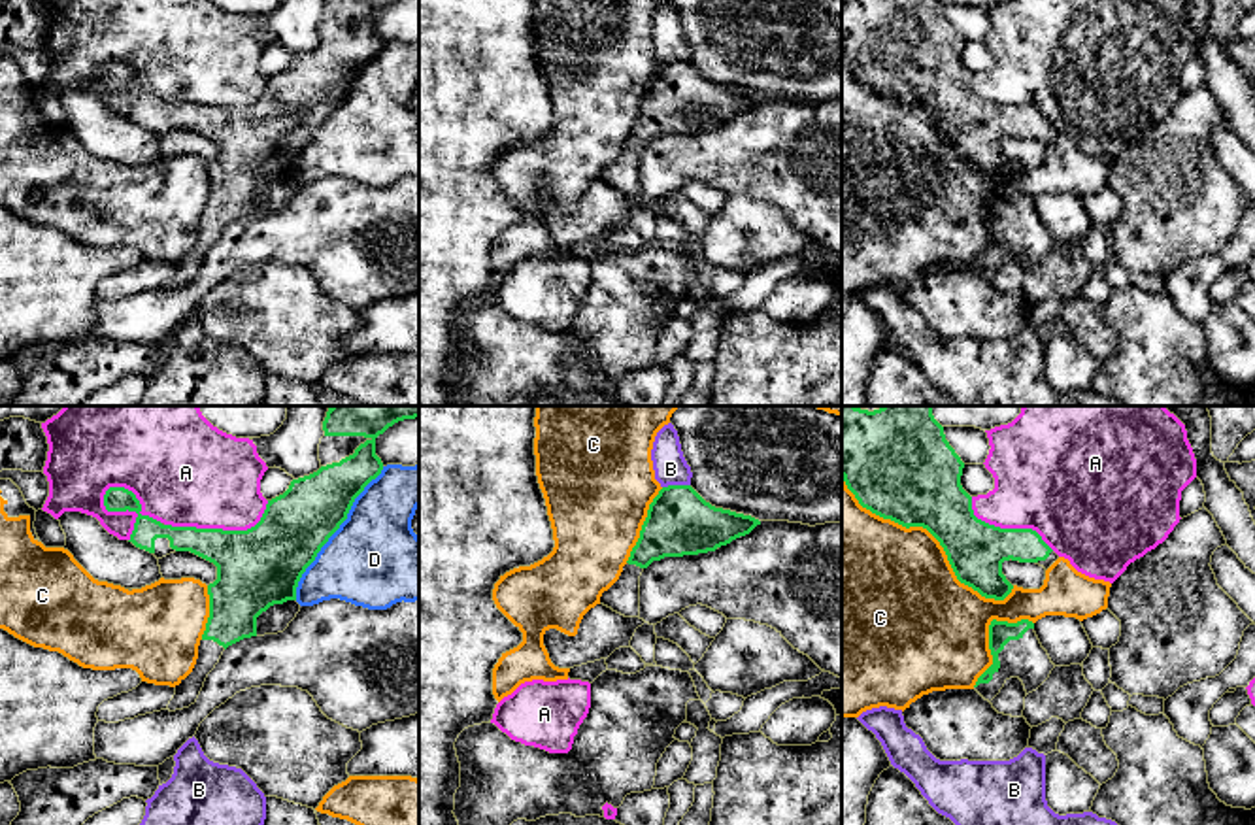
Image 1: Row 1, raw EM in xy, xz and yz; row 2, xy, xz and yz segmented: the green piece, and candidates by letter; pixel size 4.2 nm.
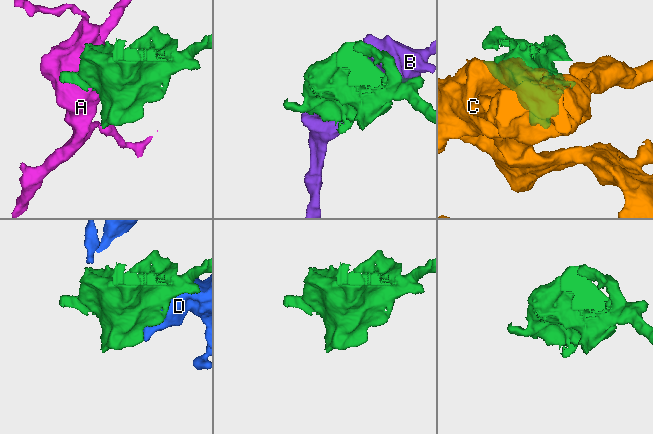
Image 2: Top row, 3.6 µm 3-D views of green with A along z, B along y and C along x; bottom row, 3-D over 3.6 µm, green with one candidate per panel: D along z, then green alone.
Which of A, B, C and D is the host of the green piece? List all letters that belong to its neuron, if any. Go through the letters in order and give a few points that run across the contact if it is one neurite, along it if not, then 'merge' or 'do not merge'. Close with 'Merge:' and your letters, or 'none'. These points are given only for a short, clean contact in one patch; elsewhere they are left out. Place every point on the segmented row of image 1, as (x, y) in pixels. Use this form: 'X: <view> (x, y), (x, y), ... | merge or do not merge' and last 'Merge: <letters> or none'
A: do not merge
B: do not merge
C: do not merge
D: do not merge
Merge: none

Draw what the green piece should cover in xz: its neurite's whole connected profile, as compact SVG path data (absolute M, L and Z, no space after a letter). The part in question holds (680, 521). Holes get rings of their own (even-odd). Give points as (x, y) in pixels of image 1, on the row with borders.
M691 485L662 487L619 580L602 593L600 604L640 617L640 576L653 561L715 551L757 525L761 521L751 515L711 506Z

